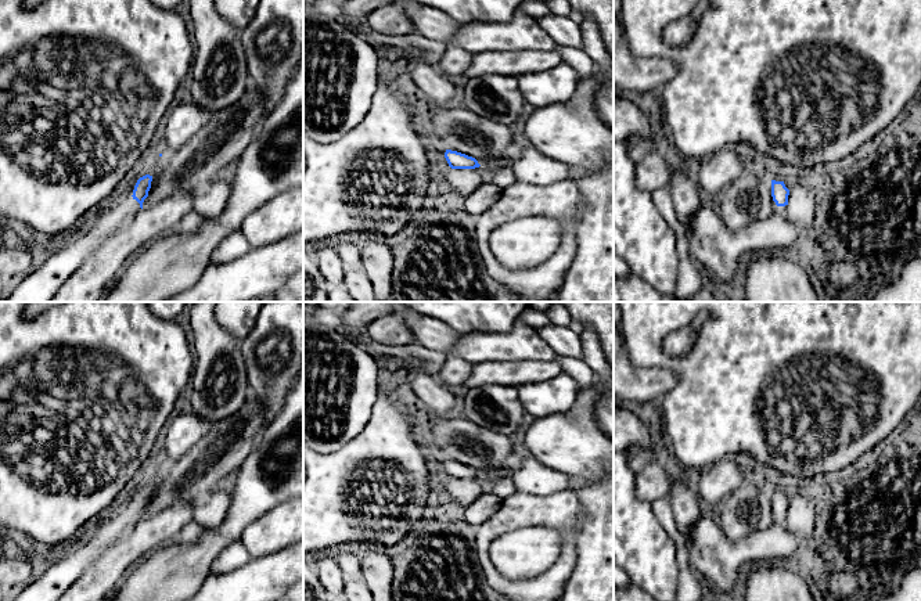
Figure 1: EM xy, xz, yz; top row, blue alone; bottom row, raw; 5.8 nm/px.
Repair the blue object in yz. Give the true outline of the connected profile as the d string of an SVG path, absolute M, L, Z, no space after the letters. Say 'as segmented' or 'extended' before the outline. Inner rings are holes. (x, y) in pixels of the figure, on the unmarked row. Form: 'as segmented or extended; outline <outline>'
extended; outline M777 483L771 485L773 523L783 528L788 526L788 505L789 500L781 487Z

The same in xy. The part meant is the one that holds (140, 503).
extended; outline M157 467L145 479L140 481L127 504L118 507L115 512L100 525L91 540L75 553L48 565L44 573L32 582L14 598L14 601L58 601L64 591L76 582L83 572L111 546L130 536L143 519L148 507L152 486L159 478Z

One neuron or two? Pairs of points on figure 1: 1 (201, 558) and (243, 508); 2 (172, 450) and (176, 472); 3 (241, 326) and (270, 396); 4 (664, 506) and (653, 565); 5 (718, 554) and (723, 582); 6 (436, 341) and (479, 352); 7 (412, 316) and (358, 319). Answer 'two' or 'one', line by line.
1: one
2: two
3: two
4: two
5: one
6: two
7: one

